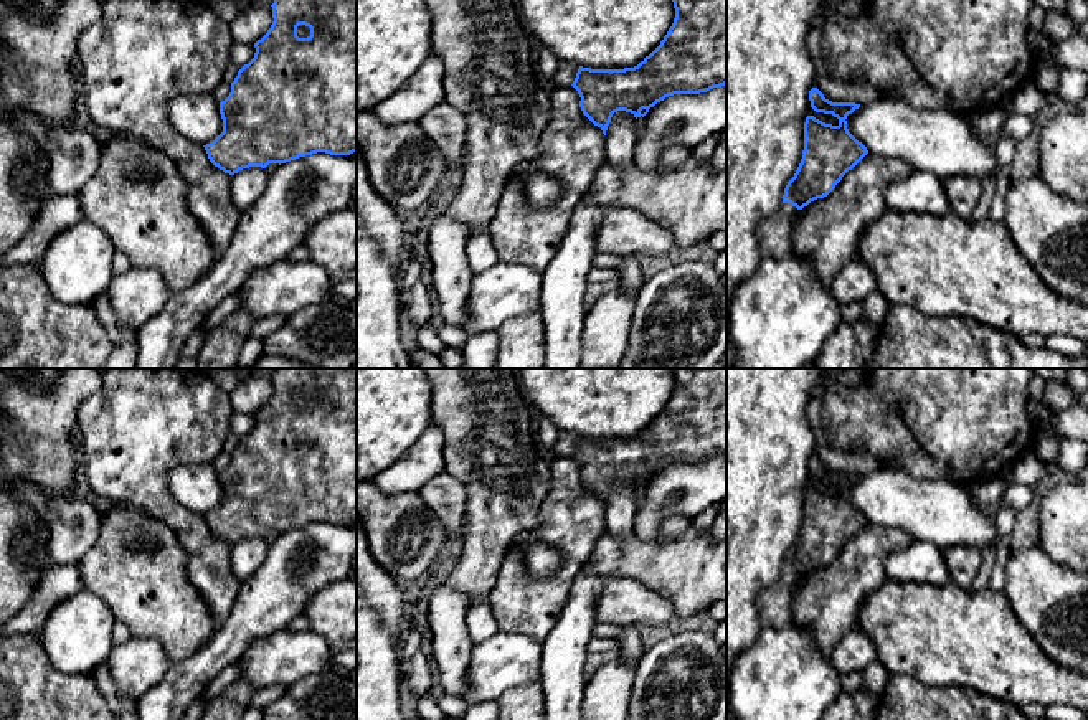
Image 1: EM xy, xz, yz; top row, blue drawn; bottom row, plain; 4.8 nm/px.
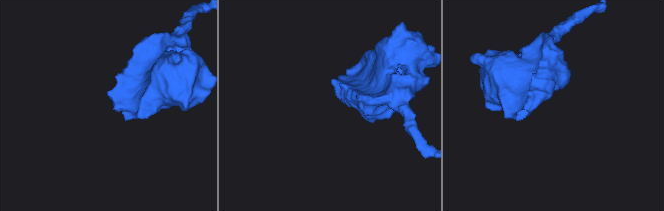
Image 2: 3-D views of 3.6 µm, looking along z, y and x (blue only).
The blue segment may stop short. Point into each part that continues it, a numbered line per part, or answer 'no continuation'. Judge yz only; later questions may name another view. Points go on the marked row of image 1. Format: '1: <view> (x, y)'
1: yz (775, 233)

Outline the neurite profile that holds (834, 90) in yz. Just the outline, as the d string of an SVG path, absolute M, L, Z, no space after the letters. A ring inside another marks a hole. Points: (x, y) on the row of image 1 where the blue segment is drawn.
M819 73L814 76L814 88L817 88L824 97L832 102L855 102L863 106L883 96L870 84L840 81L832 76L822 76Z

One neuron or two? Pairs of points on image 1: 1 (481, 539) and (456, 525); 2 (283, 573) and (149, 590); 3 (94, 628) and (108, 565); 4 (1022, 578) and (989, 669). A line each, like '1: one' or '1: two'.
1: two
2: two
3: two
4: two

